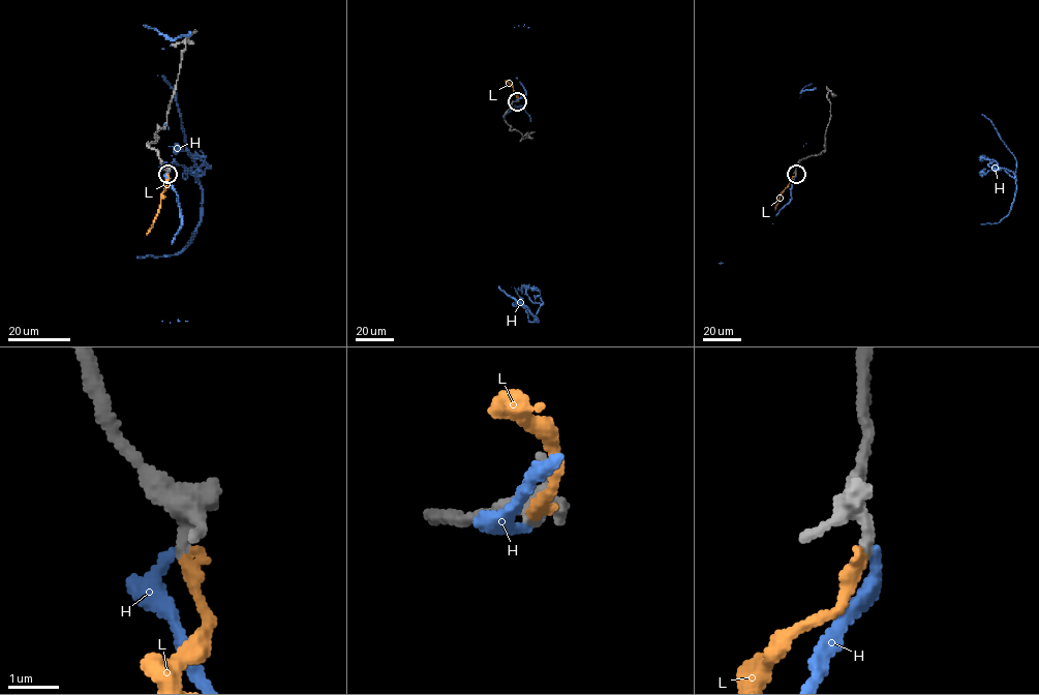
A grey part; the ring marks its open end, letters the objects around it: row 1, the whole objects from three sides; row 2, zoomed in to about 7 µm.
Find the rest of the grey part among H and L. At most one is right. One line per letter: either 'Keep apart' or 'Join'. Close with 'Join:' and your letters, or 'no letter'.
H: Keep apart
L: Join
Join: L

